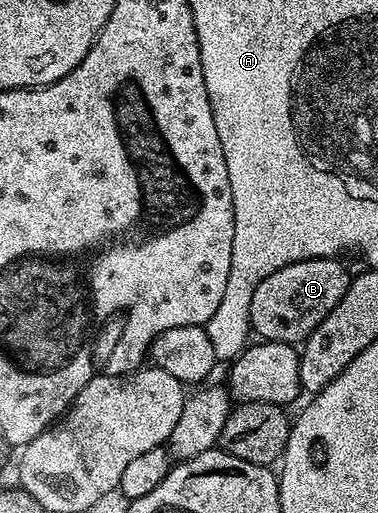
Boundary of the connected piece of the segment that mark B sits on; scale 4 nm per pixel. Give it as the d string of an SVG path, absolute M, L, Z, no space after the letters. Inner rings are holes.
M338 257L306 258L285 268L277 268L273 276L265 276L265 280L261 280L261 284L257 284L253 292L253 304L249 304L250 329L254 333L256 330L259 333L258 337L264 342L302 343L311 335L313 328L317 328L317 324L321 324L321 320L325 320L325 316L329 316L329 312L337 308L337 300L341 300L341 296L345 296L349 288L353 277L352 271L347 271L339 262L342 261Z

